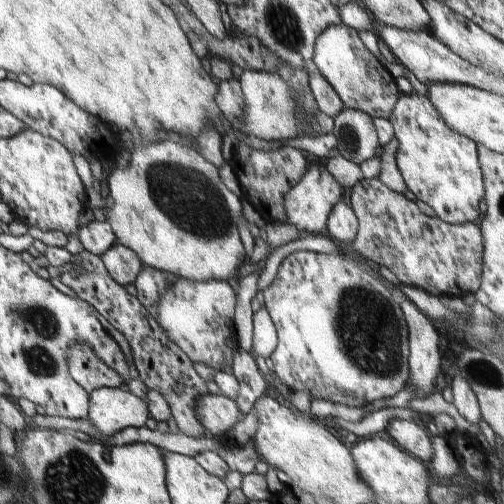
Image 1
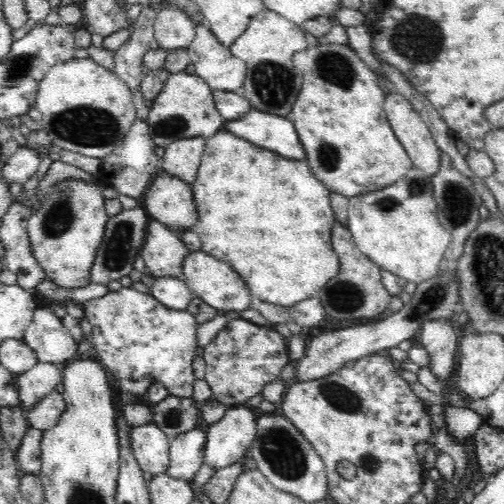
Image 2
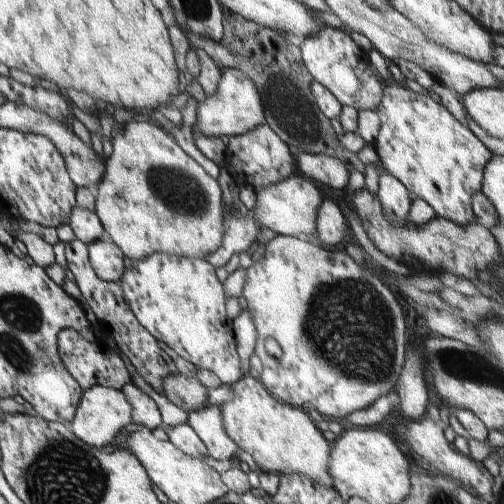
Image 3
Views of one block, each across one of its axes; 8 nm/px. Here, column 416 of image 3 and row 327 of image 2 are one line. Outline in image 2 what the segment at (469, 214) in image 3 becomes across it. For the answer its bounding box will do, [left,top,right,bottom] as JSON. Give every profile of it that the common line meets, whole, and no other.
[84,288,200,398]

